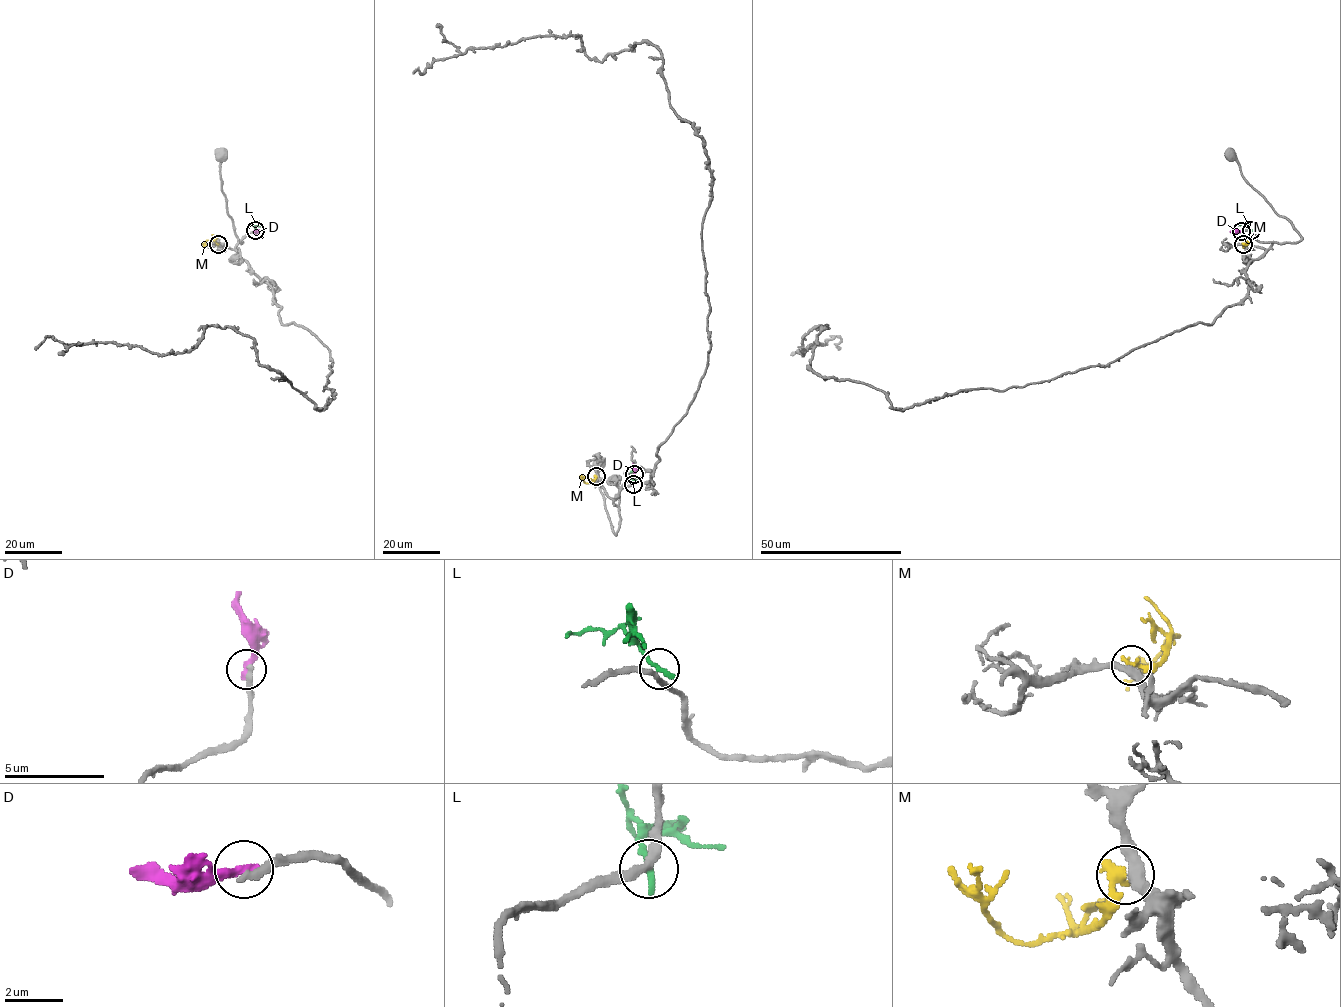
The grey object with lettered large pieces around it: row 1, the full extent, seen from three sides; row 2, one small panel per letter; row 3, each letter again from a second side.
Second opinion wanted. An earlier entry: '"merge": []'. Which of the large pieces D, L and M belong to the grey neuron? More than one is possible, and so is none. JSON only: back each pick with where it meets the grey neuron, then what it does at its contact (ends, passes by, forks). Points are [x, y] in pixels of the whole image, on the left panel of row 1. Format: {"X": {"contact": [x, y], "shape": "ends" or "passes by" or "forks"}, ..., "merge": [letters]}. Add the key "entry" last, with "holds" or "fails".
{"merge": [], "entry": "holds"}

